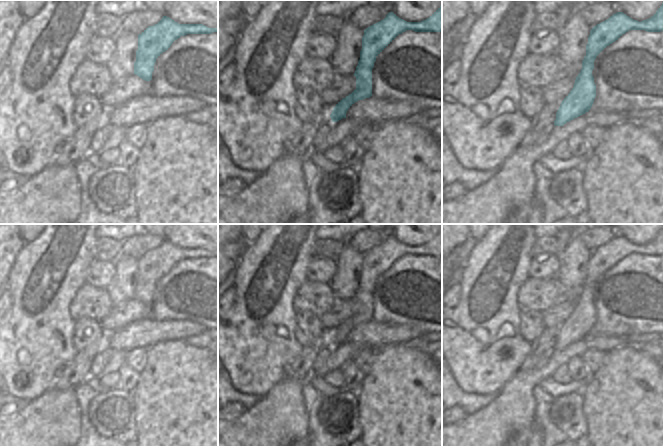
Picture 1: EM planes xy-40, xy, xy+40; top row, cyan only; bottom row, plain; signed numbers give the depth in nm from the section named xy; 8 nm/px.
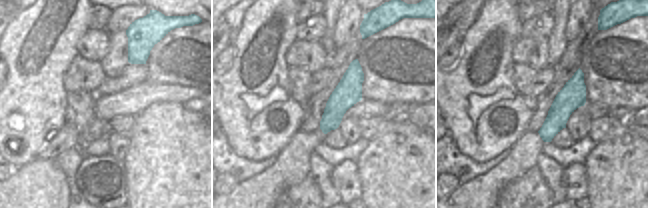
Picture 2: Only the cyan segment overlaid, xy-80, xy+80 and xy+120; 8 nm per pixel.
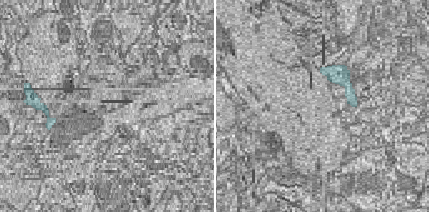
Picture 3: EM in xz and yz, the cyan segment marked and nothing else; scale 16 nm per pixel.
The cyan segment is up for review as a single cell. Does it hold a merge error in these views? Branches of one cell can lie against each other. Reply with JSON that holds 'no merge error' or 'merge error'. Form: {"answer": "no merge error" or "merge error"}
{"answer": "no merge error"}

